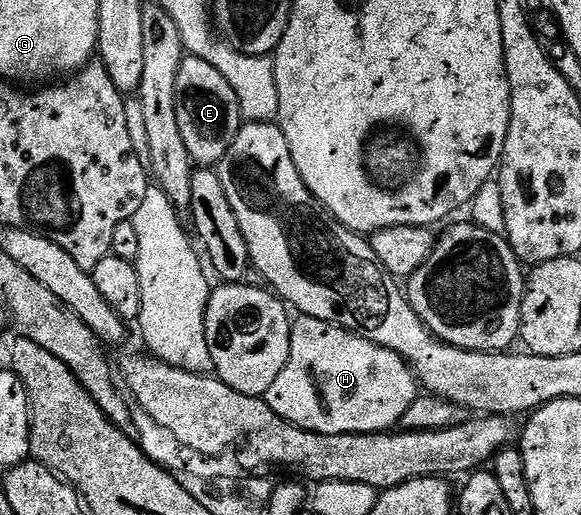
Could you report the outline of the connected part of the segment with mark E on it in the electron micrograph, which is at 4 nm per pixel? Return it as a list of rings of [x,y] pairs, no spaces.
[[[185,55],[180,64],[176,78],[176,113],[182,142],[186,142],[186,150],[190,150],[193,161],[200,166],[219,164],[242,126],[240,103],[234,90],[230,90],[230,82],[210,62],[197,56]]]

